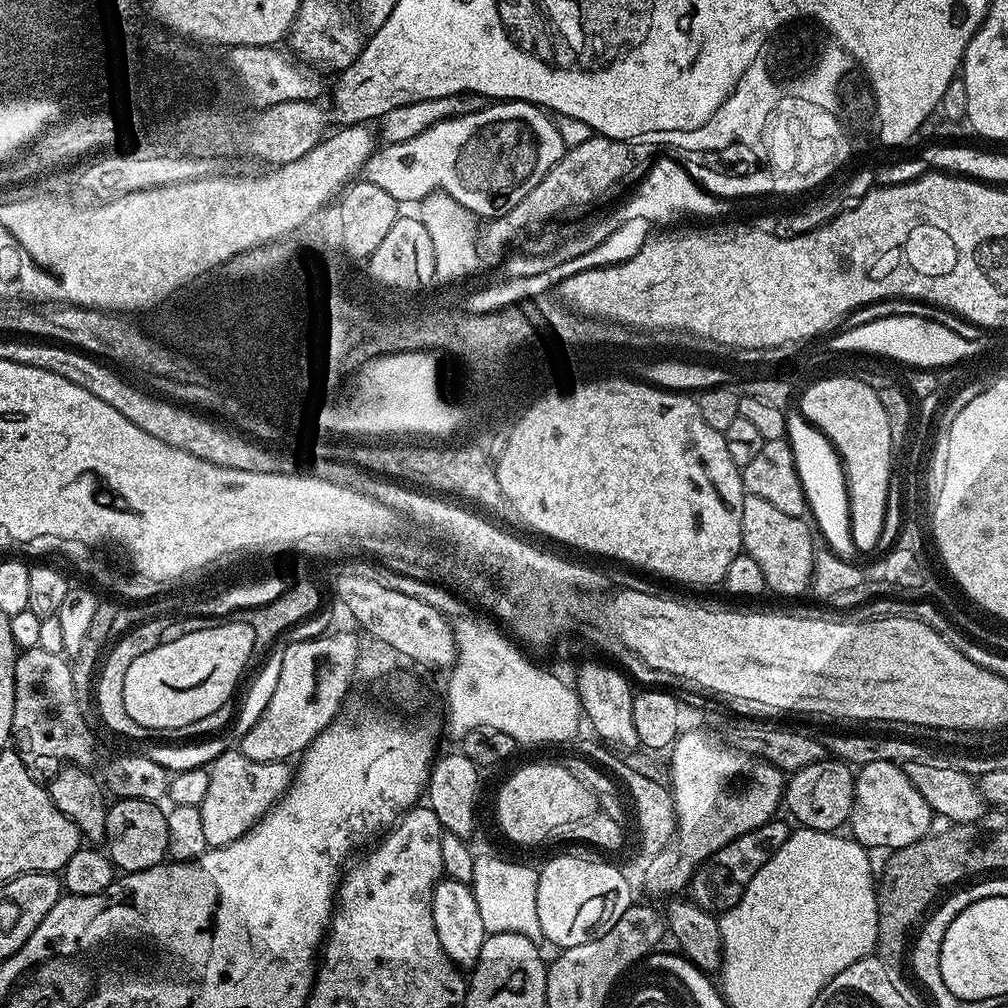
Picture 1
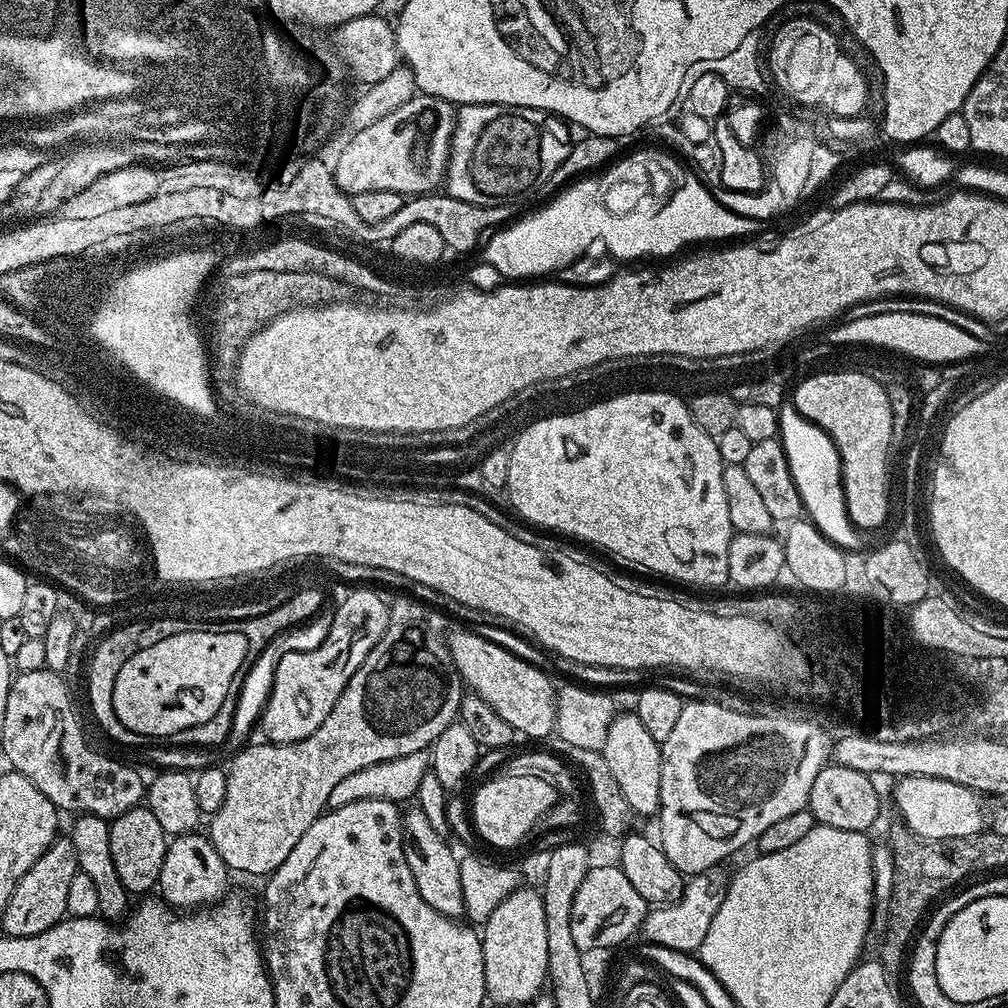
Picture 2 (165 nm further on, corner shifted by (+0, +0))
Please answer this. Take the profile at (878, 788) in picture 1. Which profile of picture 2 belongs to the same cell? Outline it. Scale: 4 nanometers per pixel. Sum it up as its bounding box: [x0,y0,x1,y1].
[895,776,986,840]

